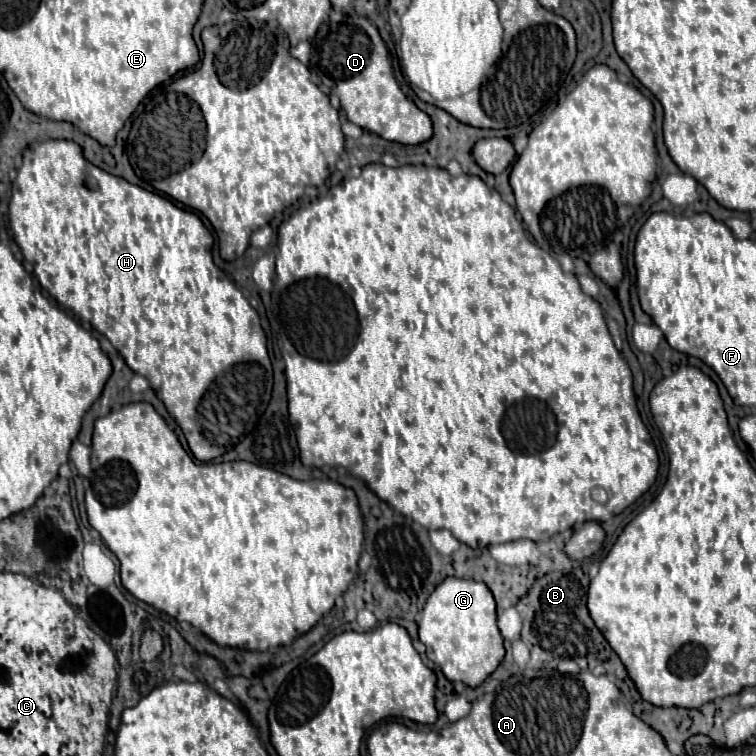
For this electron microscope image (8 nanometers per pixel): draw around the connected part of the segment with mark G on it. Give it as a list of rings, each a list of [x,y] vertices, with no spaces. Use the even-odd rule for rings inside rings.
[[[445,578],[429,596],[425,602],[425,608],[421,612],[419,620],[419,640],[427,648],[427,658],[441,668],[445,678],[449,682],[463,682],[469,688],[477,688],[503,660],[505,646],[501,632],[495,624],[495,600],[489,592],[489,588],[483,582],[475,580],[461,580],[461,578]]]

